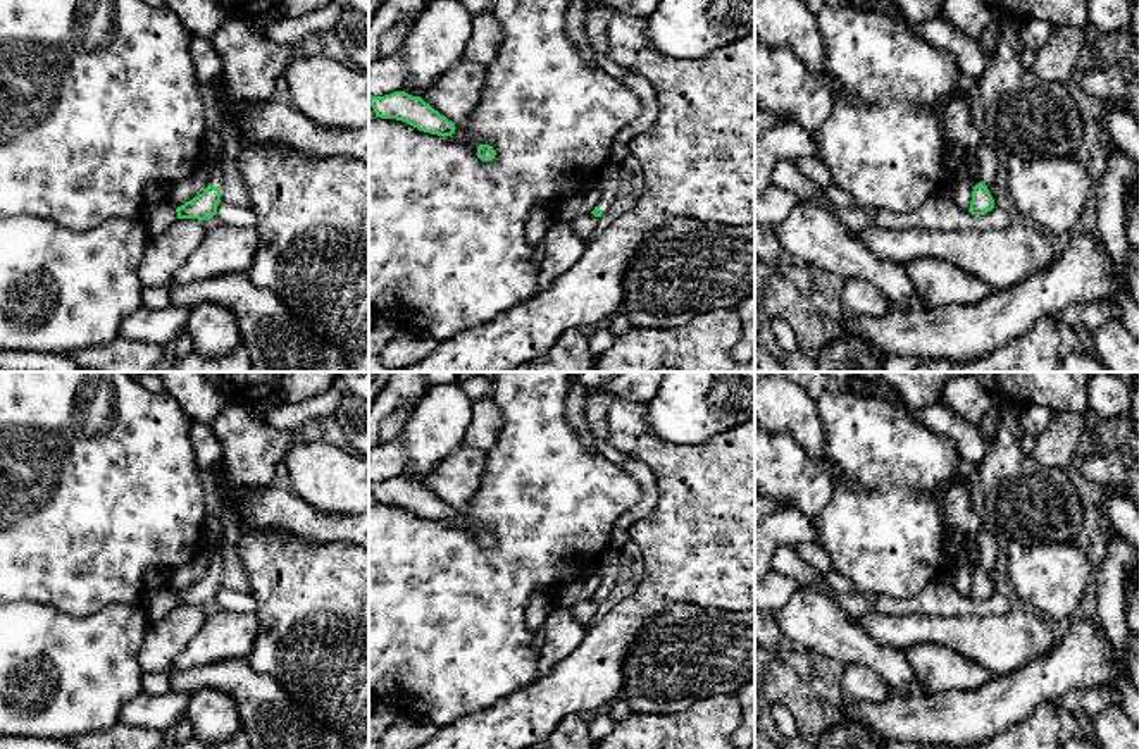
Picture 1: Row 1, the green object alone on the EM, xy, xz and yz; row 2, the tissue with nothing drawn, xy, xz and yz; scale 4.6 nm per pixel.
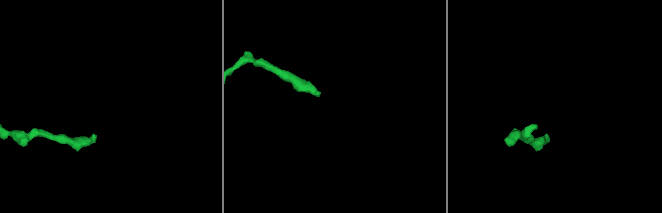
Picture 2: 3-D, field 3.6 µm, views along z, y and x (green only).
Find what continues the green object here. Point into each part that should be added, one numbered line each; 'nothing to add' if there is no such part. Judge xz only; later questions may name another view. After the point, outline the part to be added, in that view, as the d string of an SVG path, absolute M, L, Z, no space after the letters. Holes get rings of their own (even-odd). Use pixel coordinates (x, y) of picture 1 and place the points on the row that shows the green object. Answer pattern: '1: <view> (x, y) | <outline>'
1: xz (609, 179) | M608 164L607 170L598 176L596 181L601 184L601 198L596 207L603 215L612 207L619 193L619 165Z

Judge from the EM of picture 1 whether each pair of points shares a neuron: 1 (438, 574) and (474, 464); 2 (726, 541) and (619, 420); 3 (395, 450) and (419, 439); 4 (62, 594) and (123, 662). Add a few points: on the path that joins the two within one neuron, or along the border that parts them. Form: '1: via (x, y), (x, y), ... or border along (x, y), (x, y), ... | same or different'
1: border along (481, 476), (474, 498), (455, 510) | different
2: via (709, 510), (648, 450) | same
3: border along (398, 436), (405, 450), (404, 476) | different
4: border along (43, 603), (74, 615), (121, 605) | different

